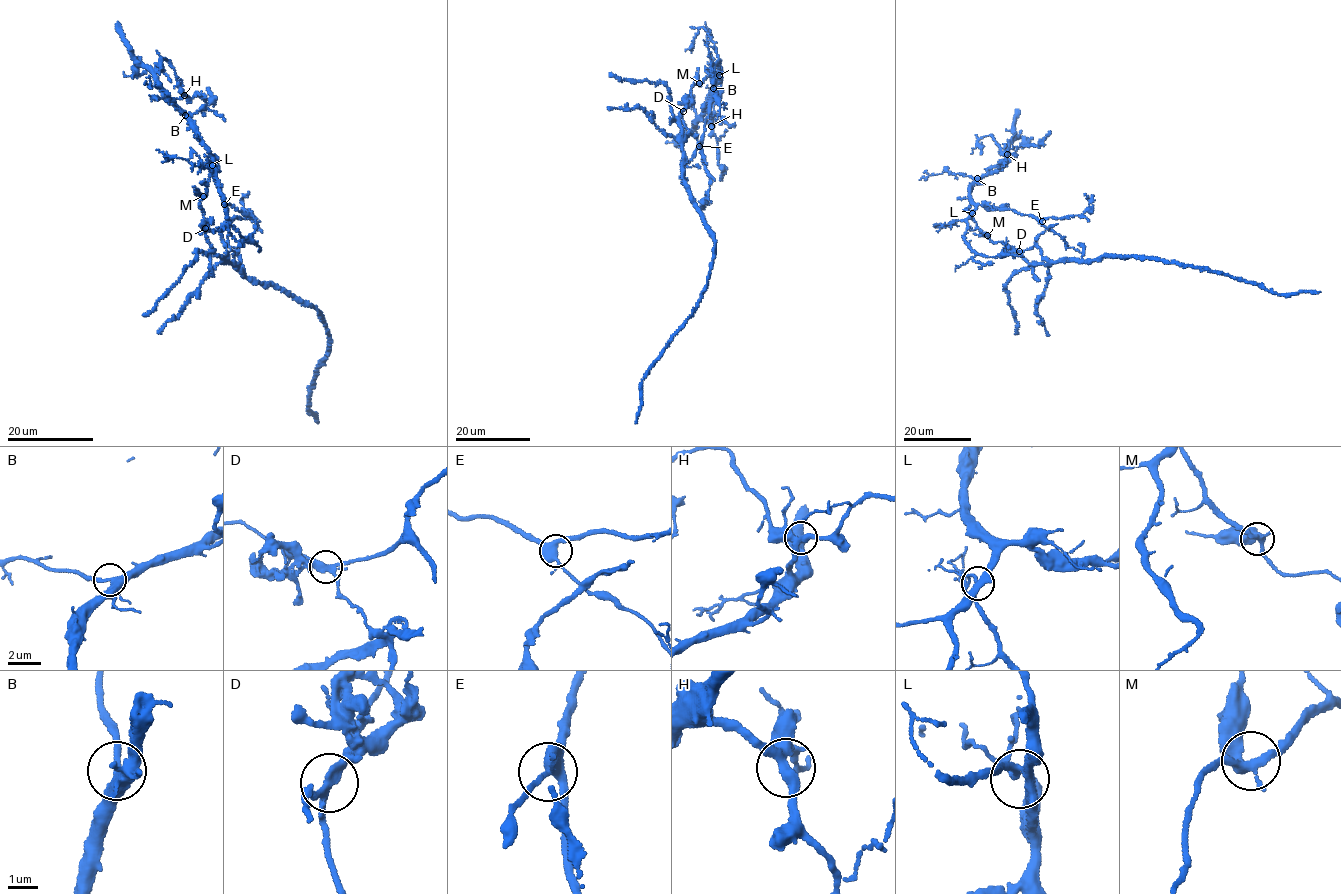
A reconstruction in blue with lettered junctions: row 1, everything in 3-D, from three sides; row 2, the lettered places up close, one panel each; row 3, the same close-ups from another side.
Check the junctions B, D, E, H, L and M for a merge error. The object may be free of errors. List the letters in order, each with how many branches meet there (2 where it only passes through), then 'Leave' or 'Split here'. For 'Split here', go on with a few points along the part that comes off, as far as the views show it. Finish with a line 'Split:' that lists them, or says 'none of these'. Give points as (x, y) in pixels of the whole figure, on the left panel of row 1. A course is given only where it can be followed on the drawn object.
B: Branches: 3. Leave
D: Branches: 4. Split here. Course of the part to remove: (205, 228), (220, 232), (227, 258), (250, 279), (279, 287), (323, 315), (330, 348), (308, 409), (317, 421)
E: Branches: 4. Leave
H: Branches: 3. Leave
L: Branches: 4. Leave
M: Branches: 3. Leave
Split: D

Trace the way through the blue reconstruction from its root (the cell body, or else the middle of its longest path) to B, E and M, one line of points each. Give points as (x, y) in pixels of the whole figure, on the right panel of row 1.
B: (1065, 261), (1029, 264), (1019, 251), (990, 240), (971, 215), (975, 204), (970, 191), (977, 178)
E: (1065, 261), (1029, 264), (1019, 251), (1001, 242), (993, 242), (971, 214), (982, 205), (1009, 208), (1042, 221)
M: (1065, 261), (1029, 264), (1019, 251), (1001, 242), (993, 242), (987, 235)

